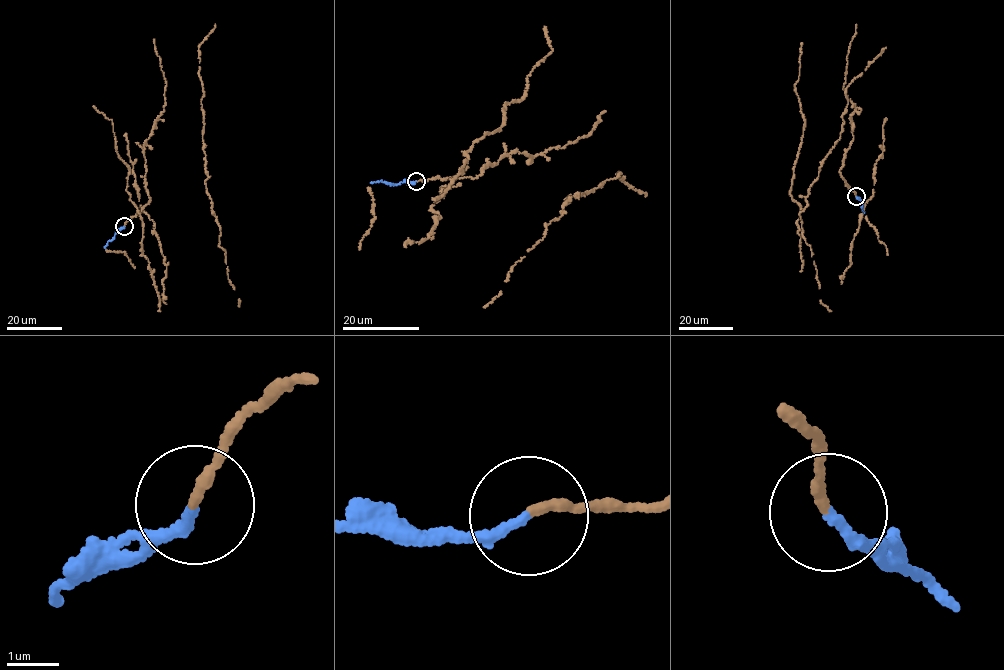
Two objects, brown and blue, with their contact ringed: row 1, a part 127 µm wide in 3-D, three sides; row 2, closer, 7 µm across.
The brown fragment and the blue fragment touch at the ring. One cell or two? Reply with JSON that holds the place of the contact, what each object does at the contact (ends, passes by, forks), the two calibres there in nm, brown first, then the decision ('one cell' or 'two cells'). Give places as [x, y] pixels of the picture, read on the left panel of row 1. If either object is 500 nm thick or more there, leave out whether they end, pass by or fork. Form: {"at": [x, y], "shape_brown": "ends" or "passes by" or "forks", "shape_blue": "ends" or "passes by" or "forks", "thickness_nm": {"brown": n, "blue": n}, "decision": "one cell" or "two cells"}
{"at": [124, 226], "shape_brown": "ends", "shape_blue": "ends", "thickness_nm": {"brown": 190, "blue": 170}, "decision": "one cell"}

